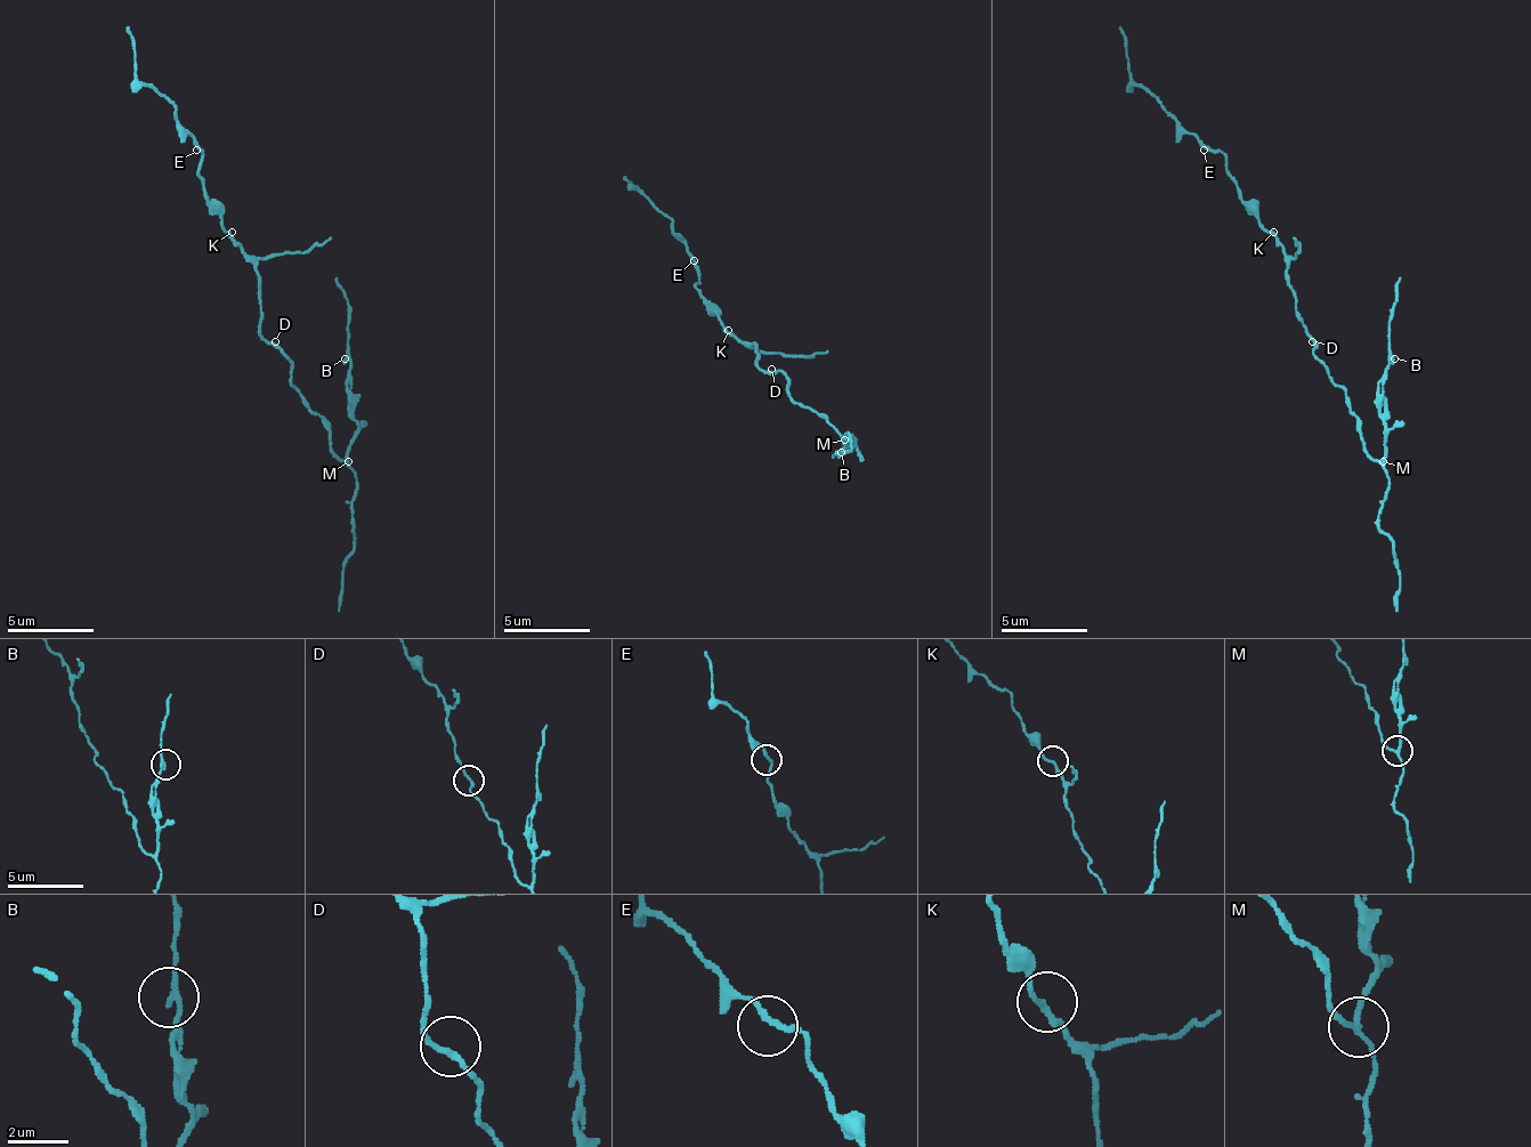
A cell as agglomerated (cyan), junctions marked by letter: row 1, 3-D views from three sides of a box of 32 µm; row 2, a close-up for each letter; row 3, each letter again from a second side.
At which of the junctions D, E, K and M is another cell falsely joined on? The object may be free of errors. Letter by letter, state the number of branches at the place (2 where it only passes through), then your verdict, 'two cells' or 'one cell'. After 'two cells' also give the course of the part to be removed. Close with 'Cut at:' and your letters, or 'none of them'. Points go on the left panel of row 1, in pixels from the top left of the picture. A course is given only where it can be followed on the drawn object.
D: 2 branches meet; one cell
E: 2 branches meet; one cell
K: 2 branches meet; one cell
M: 3 branches meet; two cells; foreign part runs (348, 462), (357, 428), (348, 363), (348, 297), (335, 275)
Cut at: M

